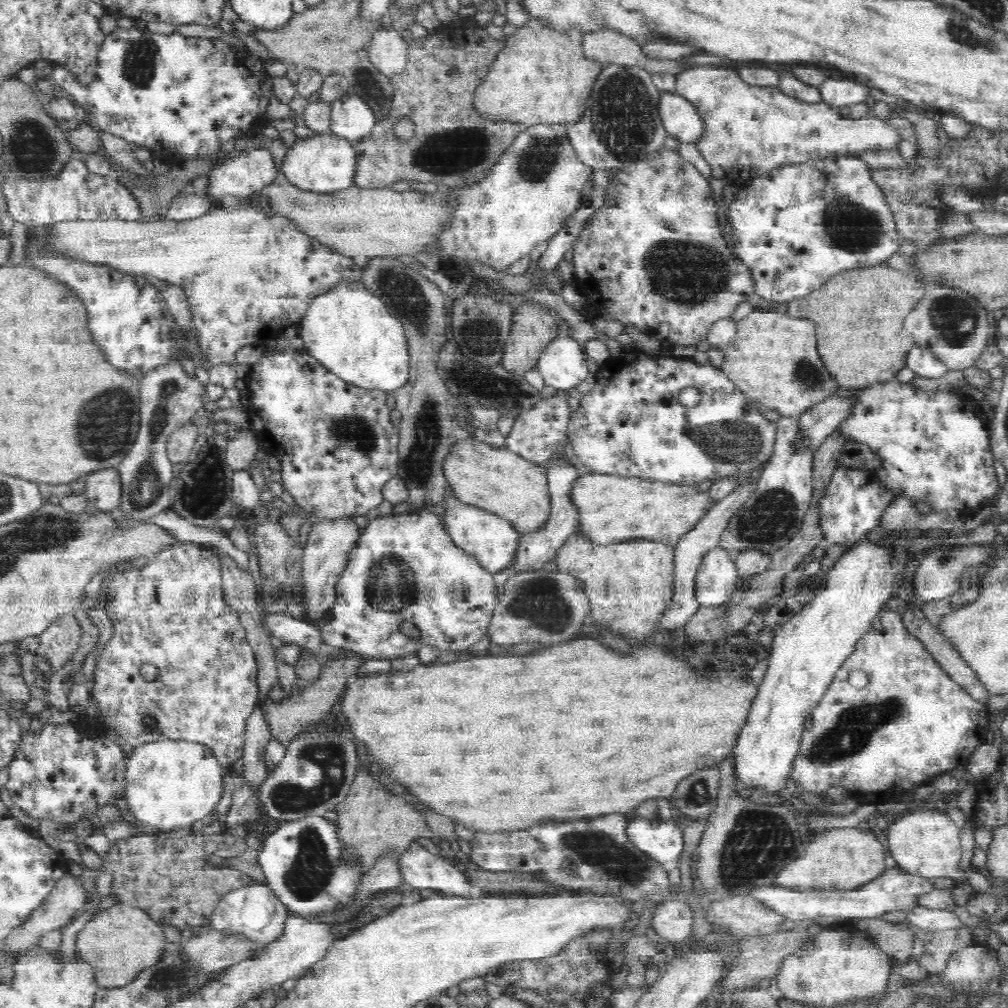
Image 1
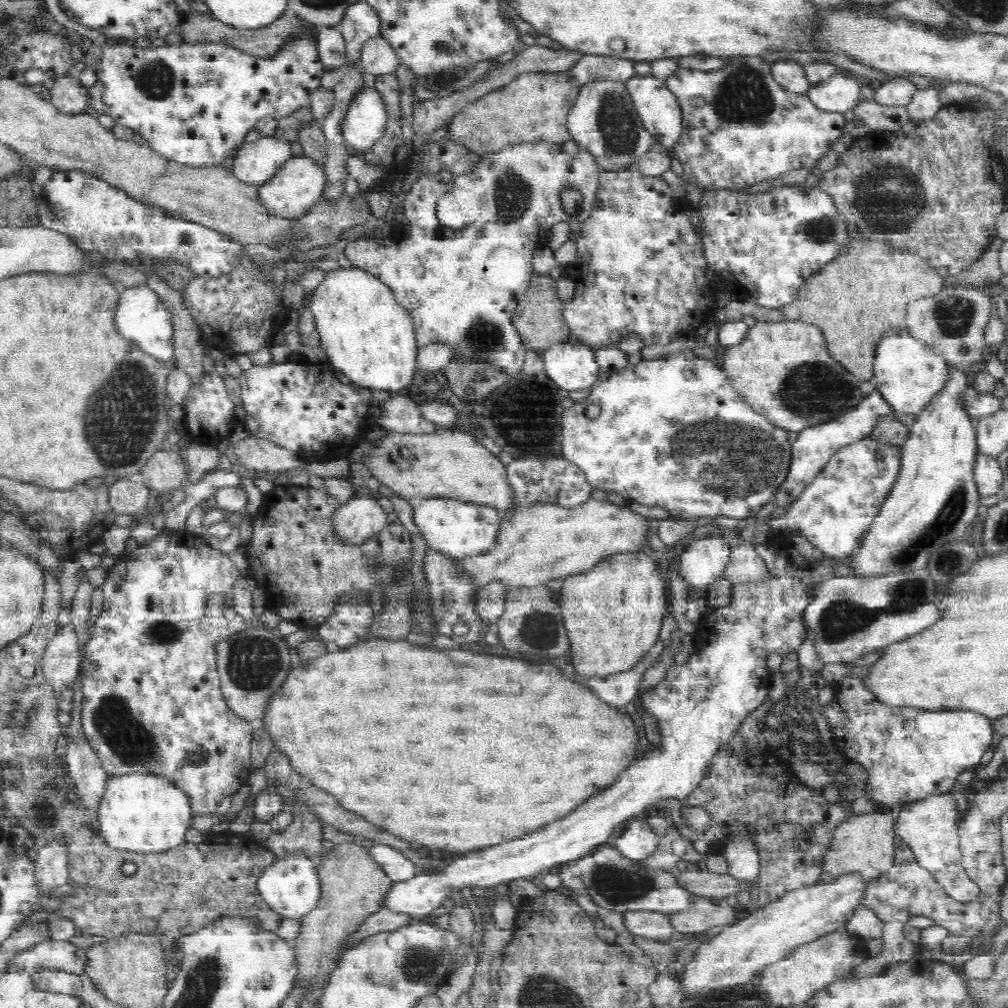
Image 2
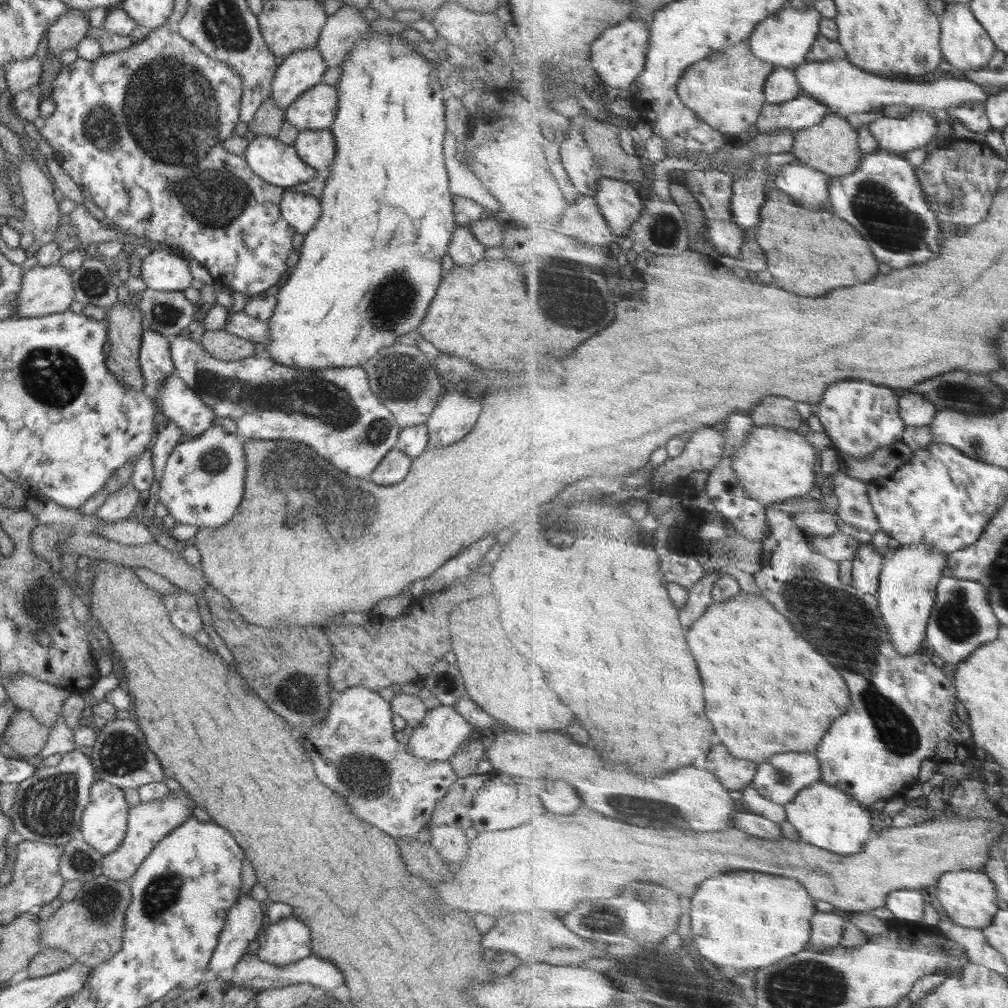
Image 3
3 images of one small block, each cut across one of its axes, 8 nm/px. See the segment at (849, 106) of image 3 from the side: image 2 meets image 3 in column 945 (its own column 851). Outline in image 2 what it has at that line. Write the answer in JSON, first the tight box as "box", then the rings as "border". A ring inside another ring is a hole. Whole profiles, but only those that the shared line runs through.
{"box":[807,74,861,113],"border":[[[832,74],[828,80],[814,84],[807,96],[826,112],[846,113],[860,104],[861,86],[853,74]]]}

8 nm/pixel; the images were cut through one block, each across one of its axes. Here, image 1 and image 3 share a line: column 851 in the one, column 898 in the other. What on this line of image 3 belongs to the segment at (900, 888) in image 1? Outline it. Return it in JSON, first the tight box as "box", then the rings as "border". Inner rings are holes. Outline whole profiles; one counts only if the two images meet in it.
{"box":[887,889,926,923],"border":[[[922,889],[898,890],[889,895],[887,907],[897,918],[920,923],[926,914],[926,896]]]}

